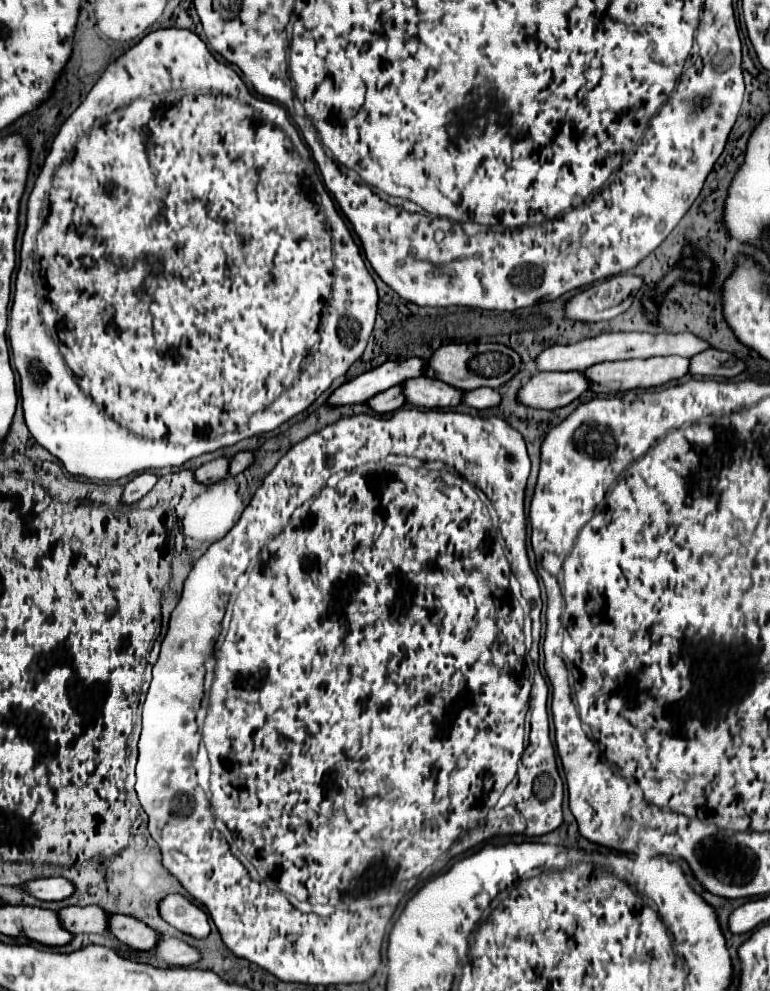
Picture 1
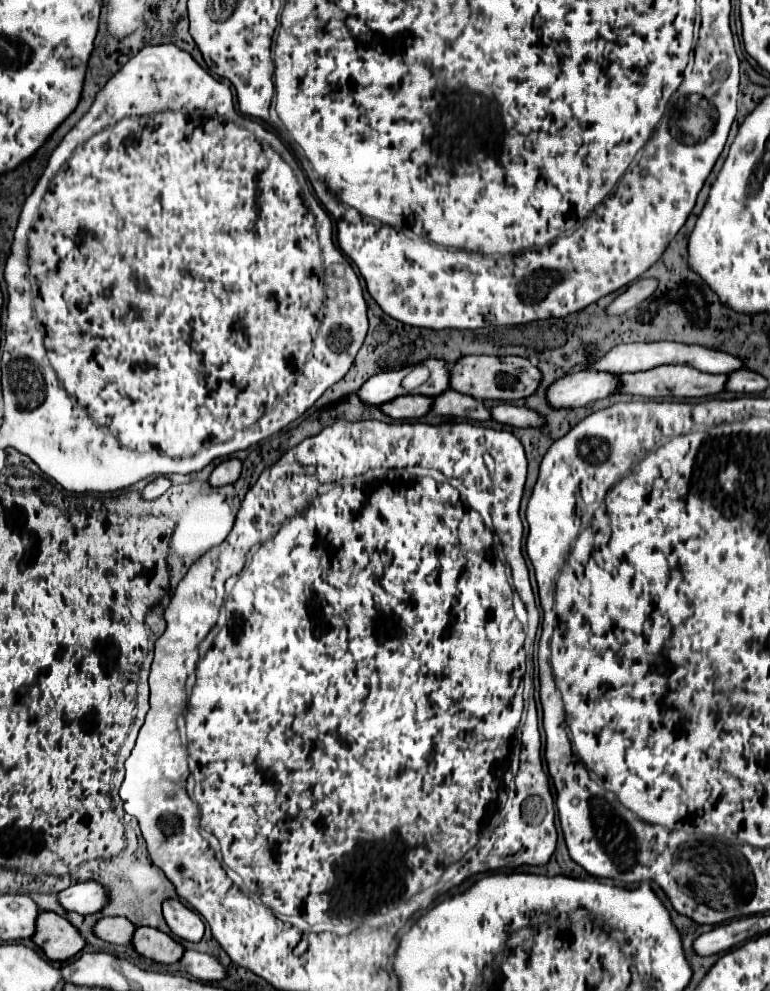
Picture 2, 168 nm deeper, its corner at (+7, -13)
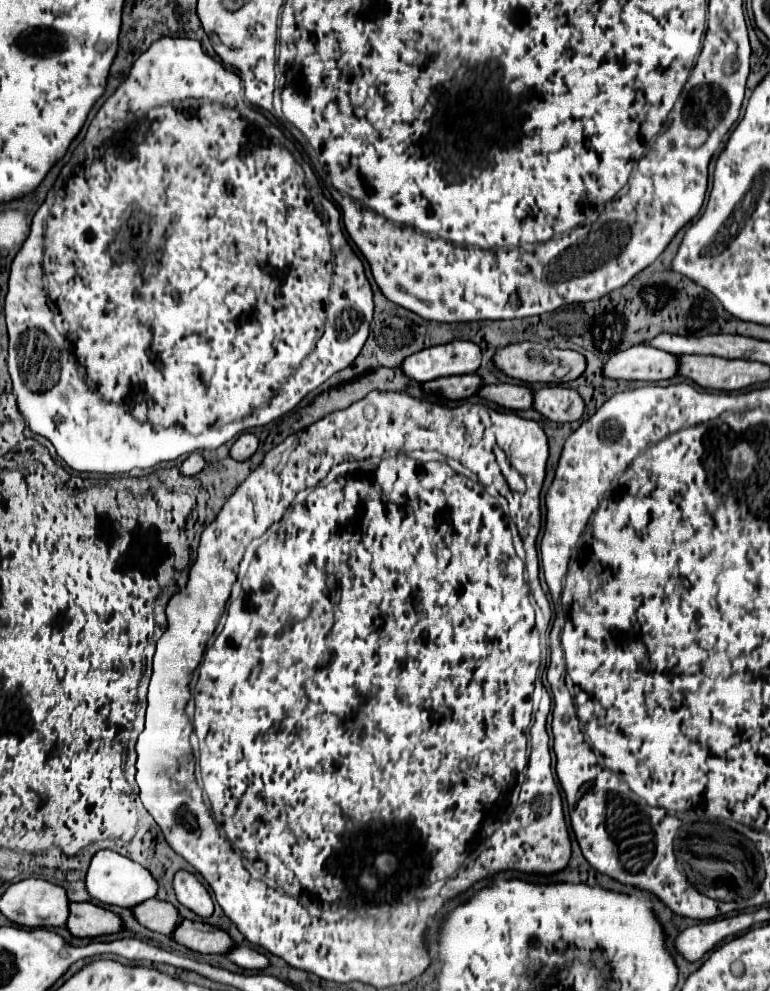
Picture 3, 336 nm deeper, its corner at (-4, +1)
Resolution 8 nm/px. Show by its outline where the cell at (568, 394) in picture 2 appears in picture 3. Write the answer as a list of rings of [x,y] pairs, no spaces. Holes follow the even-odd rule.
[[[632,346],[614,354],[602,366],[602,376],[612,380],[644,380],[660,382],[676,376],[676,356],[650,348]]]

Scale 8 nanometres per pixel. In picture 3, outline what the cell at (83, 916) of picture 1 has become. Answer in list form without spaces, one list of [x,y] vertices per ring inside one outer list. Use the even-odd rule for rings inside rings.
[[[150,898],[144,904],[132,906],[130,910],[134,918],[138,920],[138,924],[160,934],[170,934],[180,920],[180,914],[172,904],[156,900],[156,898]]]

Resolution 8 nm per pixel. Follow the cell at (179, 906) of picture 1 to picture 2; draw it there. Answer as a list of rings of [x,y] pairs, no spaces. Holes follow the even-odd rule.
[[[167,898],[167,902],[163,904],[163,918],[175,936],[189,942],[199,942],[203,938],[205,924],[201,916],[187,908],[181,900]]]

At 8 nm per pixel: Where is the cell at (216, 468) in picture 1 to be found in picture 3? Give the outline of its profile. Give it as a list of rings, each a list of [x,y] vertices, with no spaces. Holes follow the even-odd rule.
[[[242,434],[230,448],[230,456],[238,462],[248,460],[258,448],[258,438],[254,434]]]

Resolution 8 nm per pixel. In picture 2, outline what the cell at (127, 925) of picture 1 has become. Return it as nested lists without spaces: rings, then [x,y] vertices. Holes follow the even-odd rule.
[[[137,928],[133,936],[133,946],[139,954],[161,964],[179,962],[185,952],[185,948],[177,944],[169,934],[159,932],[155,928]]]

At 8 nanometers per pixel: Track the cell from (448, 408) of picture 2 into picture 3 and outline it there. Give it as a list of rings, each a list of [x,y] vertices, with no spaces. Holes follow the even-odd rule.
[[[484,384],[478,396],[508,410],[532,408],[532,390],[518,384]]]

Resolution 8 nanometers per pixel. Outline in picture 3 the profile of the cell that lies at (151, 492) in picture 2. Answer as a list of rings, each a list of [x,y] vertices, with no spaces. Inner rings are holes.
[[[190,454],[182,464],[180,464],[180,474],[182,476],[194,476],[194,474],[198,474],[202,468],[204,468],[204,458],[200,456],[200,454]]]

